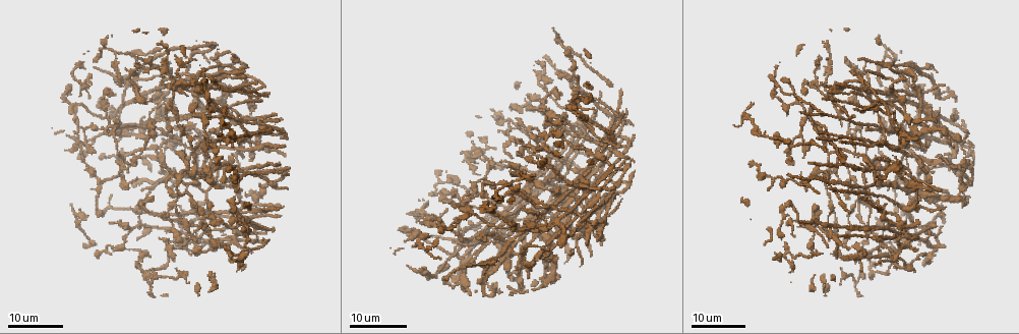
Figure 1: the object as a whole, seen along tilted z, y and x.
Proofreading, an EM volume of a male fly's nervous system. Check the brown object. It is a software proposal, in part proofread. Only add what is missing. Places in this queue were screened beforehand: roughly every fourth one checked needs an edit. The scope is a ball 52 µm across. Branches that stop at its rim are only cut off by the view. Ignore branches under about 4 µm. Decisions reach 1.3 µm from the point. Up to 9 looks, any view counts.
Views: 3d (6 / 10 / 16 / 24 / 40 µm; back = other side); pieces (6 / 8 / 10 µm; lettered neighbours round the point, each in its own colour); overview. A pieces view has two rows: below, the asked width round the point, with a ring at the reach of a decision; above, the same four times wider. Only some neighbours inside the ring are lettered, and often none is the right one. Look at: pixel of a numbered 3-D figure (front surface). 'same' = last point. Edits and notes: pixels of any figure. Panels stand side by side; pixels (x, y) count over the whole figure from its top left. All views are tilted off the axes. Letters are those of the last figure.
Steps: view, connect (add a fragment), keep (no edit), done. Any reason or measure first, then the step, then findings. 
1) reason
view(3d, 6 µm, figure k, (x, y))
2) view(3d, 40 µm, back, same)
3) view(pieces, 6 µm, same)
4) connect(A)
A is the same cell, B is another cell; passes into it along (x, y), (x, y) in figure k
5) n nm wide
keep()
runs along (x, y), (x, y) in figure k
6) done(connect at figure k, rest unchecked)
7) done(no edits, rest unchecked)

an open end
view(3d, 24 µm, figure 1, (866, 129))

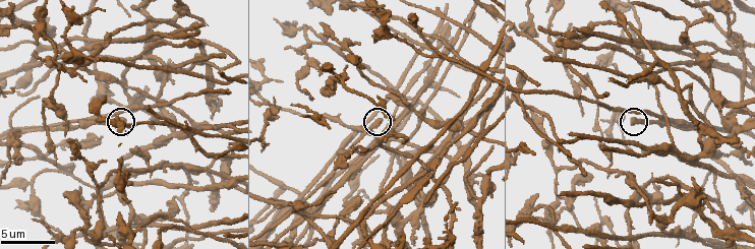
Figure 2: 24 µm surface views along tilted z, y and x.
view(pieces, 8 µm, figure 2, (631, 121))

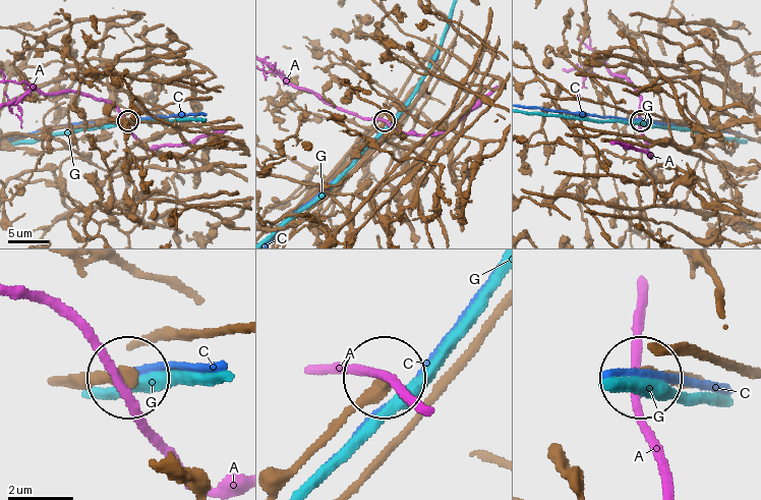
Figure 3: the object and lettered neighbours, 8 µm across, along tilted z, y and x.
keep()
A, C and G are other cells; runs along (67, 383), (124, 380) in figure 3; none of them fits

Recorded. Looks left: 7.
free end
view(3d, 24 µm, figure 1, (932, 172))

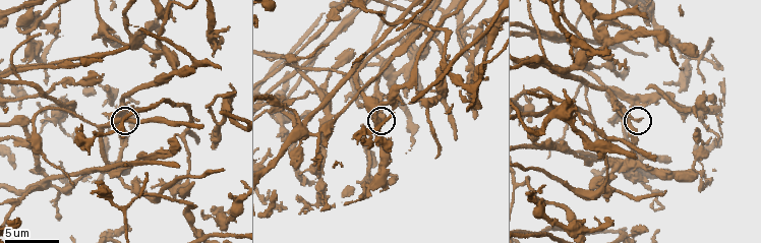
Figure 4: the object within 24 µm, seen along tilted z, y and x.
view(pieces, 8 µm, figure 4, (640, 117))

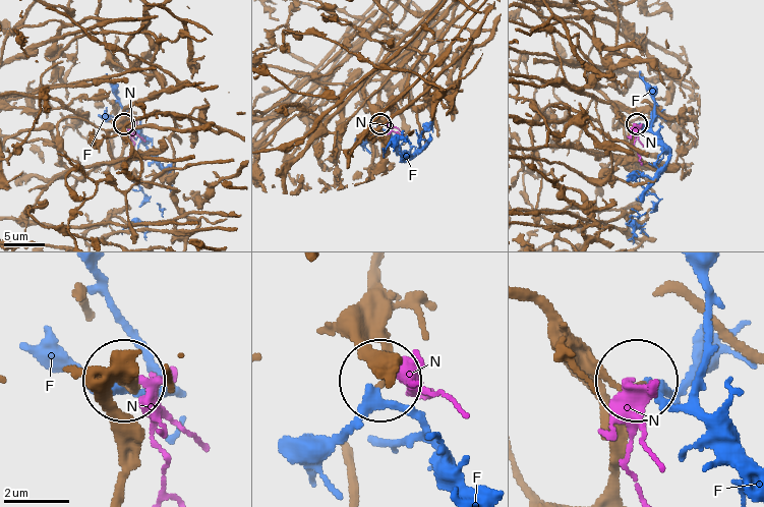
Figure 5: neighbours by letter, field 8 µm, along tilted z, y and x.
200 nm wide
keep()
F and N are other cells; no lettered fragment goes on from it

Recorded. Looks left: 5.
free end
view(3d, 10 µm, figure 4, (565, 180))

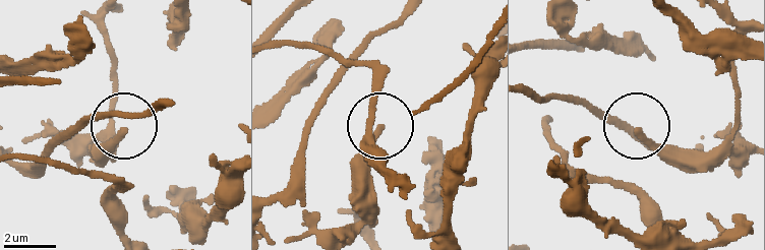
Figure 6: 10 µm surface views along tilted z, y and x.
view(pieces, 6 µm, figure 6, (638, 130))

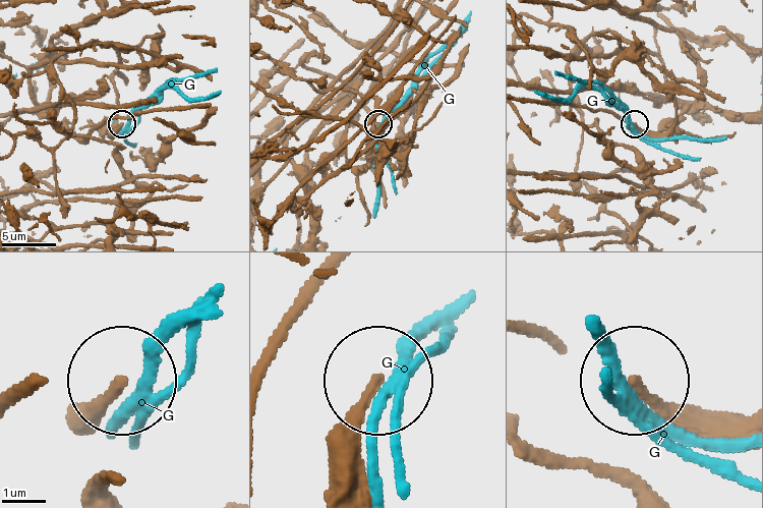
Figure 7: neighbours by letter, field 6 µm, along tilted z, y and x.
keep()
G is another cell; runs along (344, 490), (344, 435), (371, 388) in figure 7; no lettered fragment goes on from it

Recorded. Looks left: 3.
free end
view(pieces, 10 µm, figure 4, (403, 97))

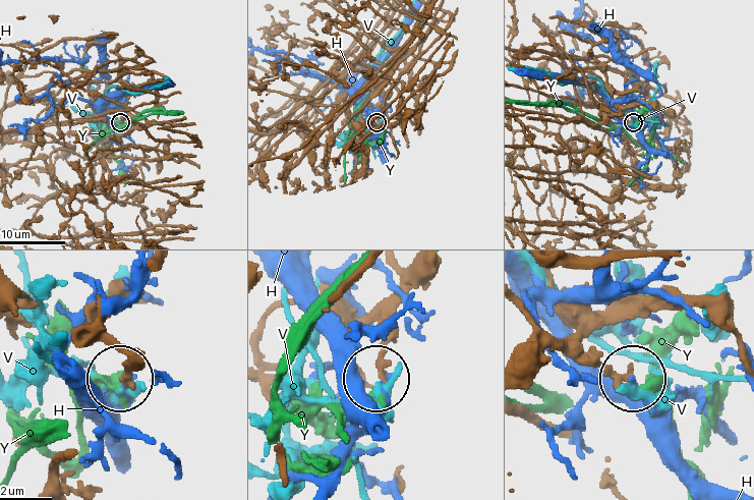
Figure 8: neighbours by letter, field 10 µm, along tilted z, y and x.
keep()
H, V and Y are other cells; runs along (526, 381), (558, 351), (596, 357), (627, 377) in figure 8; no lettered fragment goes on from it

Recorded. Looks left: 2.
done(no edits, rest unchecked)

